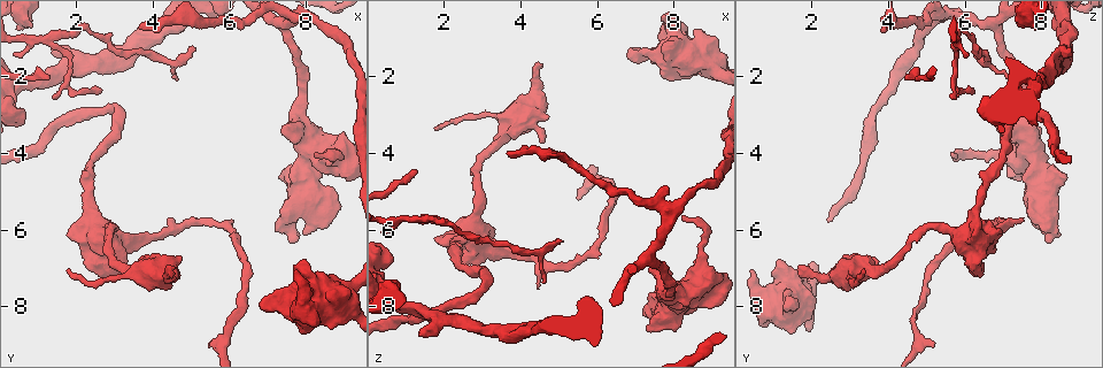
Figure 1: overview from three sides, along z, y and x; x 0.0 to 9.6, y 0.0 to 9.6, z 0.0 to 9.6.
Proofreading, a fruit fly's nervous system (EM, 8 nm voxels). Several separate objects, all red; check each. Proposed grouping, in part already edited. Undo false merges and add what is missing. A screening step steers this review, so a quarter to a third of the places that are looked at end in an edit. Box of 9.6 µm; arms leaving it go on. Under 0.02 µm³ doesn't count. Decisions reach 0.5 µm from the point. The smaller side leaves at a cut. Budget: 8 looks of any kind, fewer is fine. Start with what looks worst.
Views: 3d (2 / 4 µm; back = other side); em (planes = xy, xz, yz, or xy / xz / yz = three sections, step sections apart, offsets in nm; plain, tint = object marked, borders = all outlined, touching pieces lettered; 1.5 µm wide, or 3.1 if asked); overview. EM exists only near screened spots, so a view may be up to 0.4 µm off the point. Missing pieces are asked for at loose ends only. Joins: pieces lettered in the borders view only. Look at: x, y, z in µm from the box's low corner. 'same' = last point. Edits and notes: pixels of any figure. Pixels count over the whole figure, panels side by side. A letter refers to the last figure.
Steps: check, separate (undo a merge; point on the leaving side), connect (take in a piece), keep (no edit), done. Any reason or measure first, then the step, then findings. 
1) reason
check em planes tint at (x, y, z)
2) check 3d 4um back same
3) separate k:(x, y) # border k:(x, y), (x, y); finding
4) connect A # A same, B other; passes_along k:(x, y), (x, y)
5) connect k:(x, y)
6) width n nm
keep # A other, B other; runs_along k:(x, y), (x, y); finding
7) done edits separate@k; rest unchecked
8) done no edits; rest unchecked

three arms meet
check 3d 4um at (1.60, 0.95, 5.75)

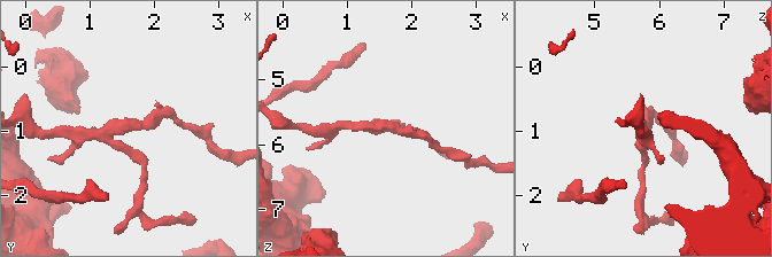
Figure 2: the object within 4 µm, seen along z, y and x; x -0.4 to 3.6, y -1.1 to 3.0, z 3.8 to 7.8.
arms 3
check em yz step 4 borders at (1.55, 0.85, 5.70)

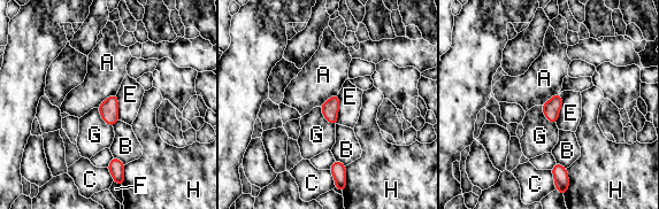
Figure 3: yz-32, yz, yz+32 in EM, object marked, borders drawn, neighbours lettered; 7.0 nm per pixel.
width 120 nm
keep # A other, B other, C other, E other, F other, G other, H other; border 3:(338, 94), (338, 118), (336, 123); all the same cell

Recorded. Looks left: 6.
free end
check 3d 4um at (5.00, 1.20, 6.25)

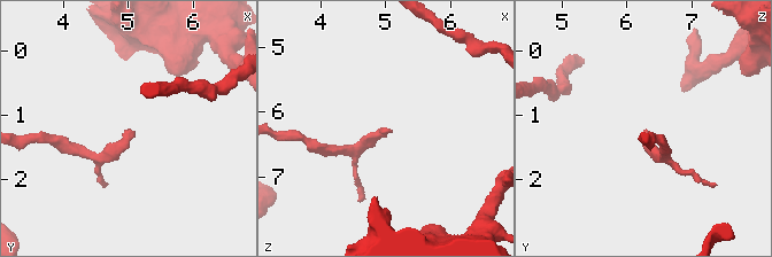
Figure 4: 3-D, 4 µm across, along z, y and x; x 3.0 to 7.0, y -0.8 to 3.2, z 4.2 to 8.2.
check em planes borders at (5.00, 1.25, 6.25)

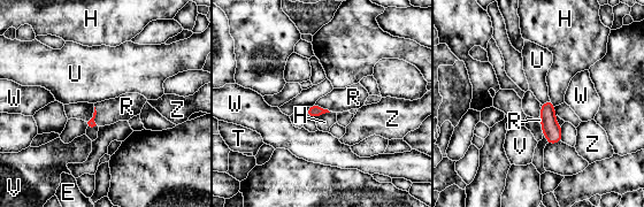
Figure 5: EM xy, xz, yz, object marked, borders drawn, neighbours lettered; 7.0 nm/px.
connect R # E other, H other, R same, T other, U other, V other, W other, Z other; passes_along 5:(91, 123), (94, 115), (127, 106); it goes on there

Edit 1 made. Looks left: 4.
check overview

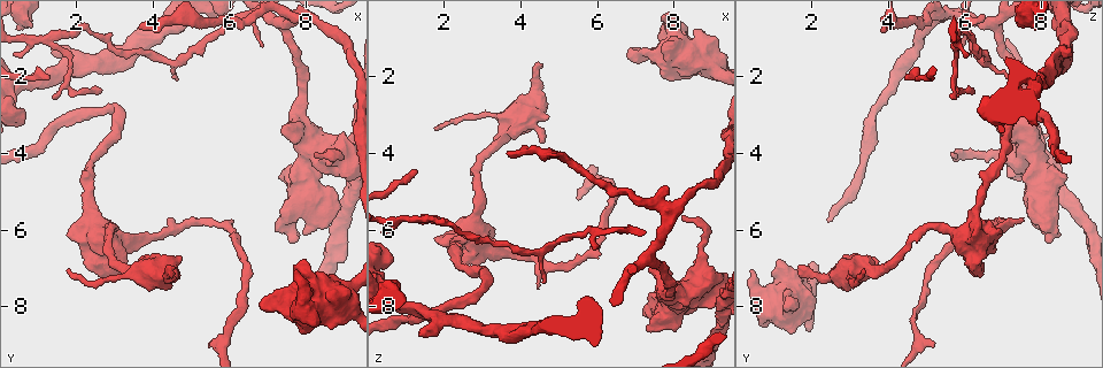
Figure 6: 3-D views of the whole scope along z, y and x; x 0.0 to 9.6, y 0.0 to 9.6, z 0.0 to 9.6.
tapers out
check 3d 2um at (4.45, 5.70, 7.55)

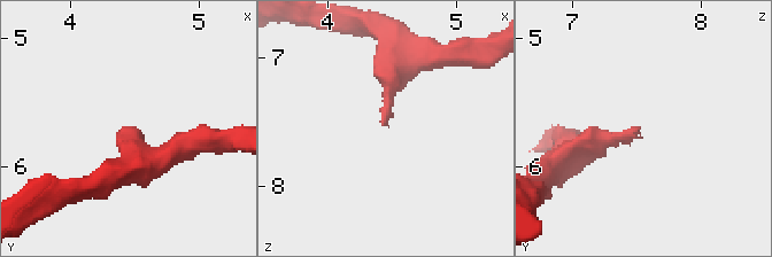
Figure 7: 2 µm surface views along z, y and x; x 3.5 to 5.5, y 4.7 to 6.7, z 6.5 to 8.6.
now the EM
check em planes plain at (4.44, 5.70, 7.52)

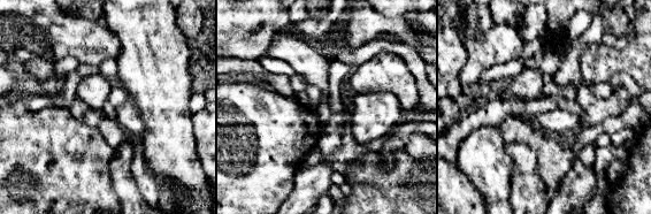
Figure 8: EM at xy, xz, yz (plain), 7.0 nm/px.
check em planes borders same

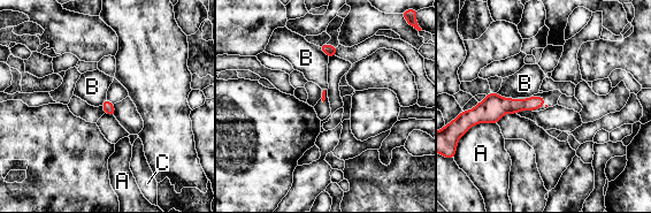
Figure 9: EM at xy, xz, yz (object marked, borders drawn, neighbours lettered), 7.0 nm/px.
keep # A other, B other, C other; border 9:(496, 92), (500, 96), (517, 99); none of them fits

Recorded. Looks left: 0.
done edits connect@5; rest unchecked

